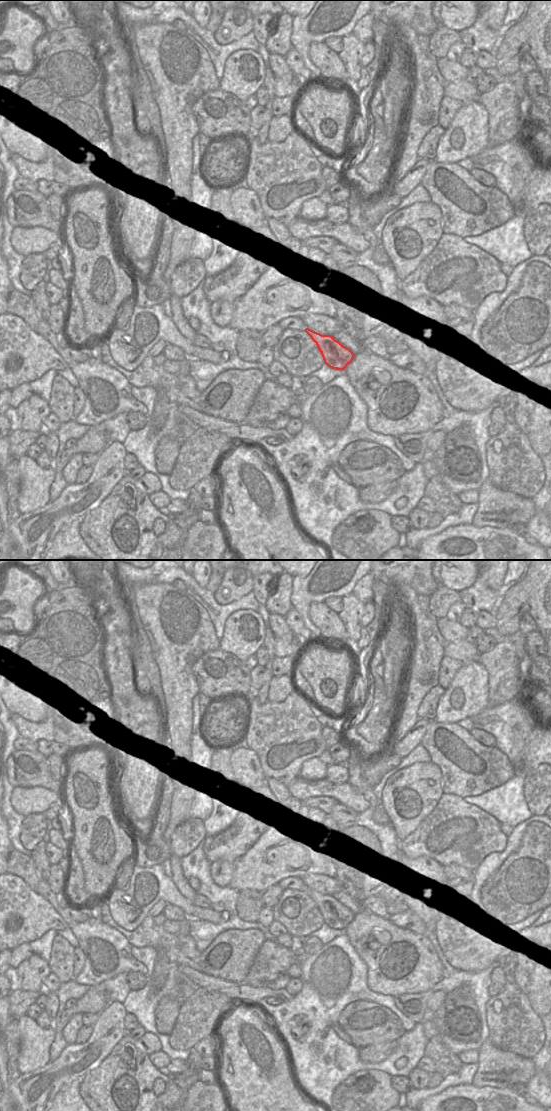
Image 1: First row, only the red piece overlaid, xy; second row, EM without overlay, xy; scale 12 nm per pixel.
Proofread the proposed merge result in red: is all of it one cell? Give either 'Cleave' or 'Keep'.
Cleave.

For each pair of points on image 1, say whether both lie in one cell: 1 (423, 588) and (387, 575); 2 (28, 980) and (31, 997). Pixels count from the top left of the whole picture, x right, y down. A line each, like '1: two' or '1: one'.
1: one
2: two

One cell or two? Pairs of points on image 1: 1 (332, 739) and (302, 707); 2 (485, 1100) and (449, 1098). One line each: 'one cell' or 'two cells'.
1: two cells
2: one cell

